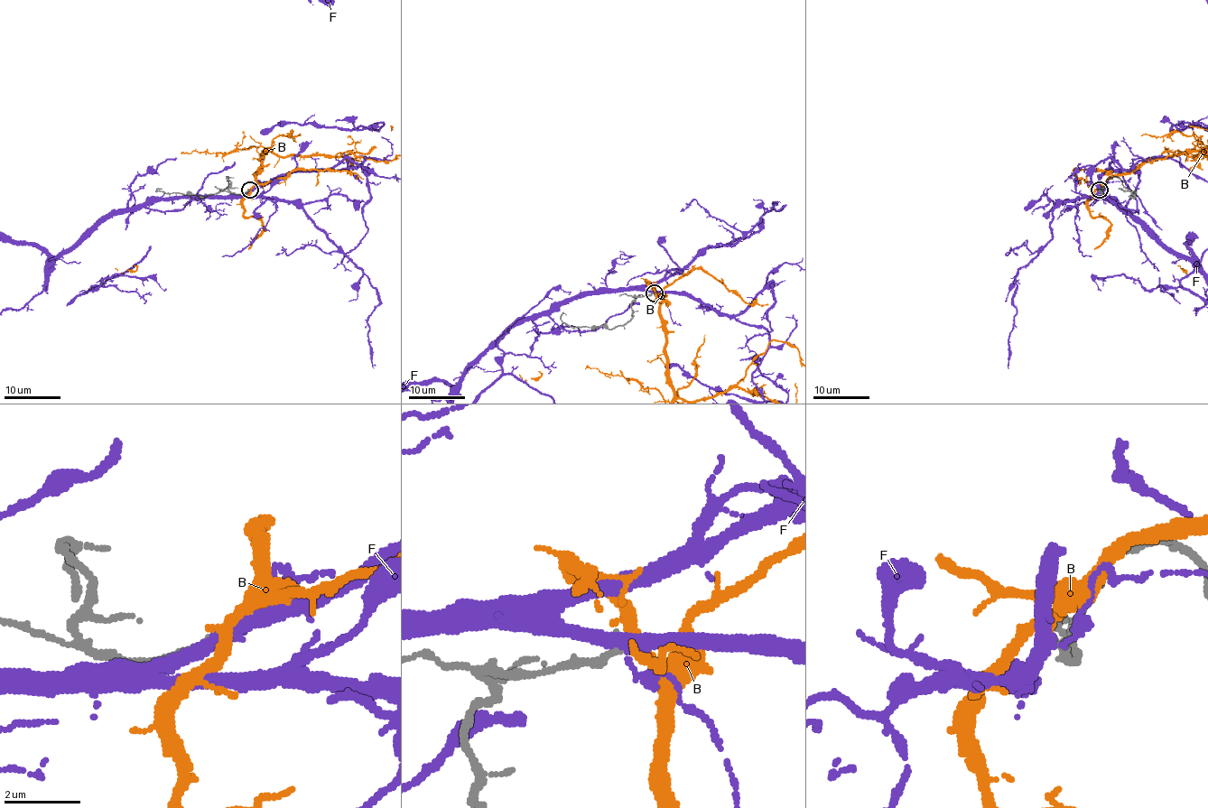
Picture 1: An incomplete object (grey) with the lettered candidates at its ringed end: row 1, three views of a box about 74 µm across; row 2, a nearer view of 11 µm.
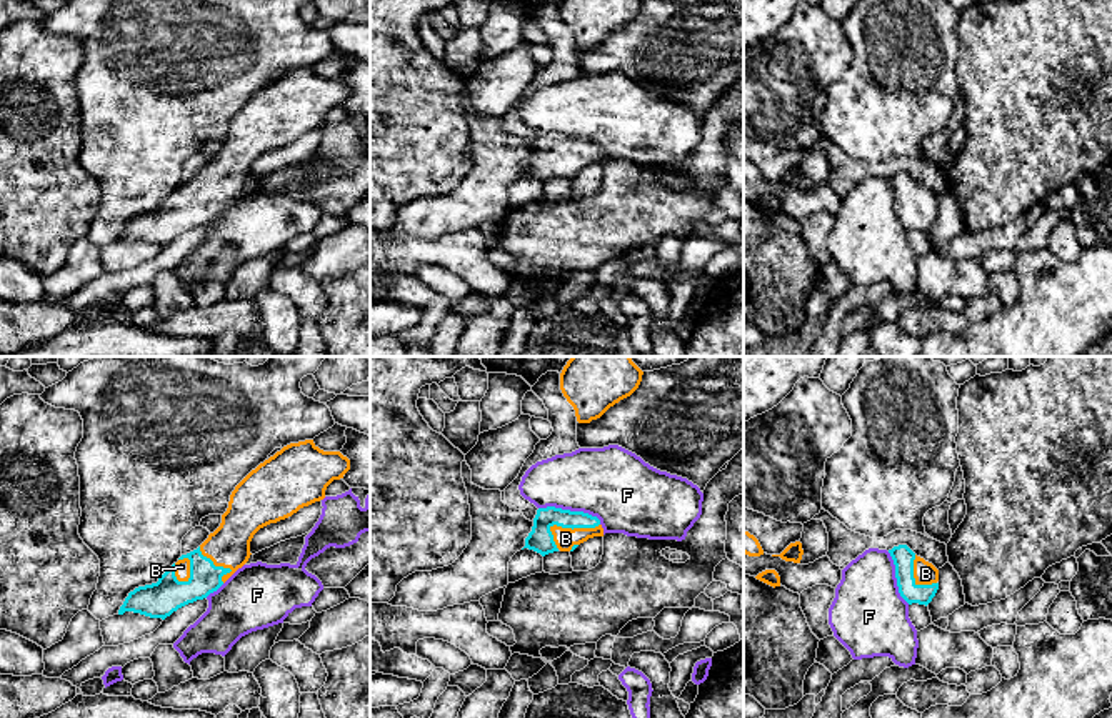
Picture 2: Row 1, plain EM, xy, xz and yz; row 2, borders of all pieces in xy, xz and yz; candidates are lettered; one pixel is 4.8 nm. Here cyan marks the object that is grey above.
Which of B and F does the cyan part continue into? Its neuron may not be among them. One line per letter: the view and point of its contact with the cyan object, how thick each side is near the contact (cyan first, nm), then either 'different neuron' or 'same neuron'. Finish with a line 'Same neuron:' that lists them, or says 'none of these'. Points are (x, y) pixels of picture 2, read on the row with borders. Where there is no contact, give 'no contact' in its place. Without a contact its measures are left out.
B: xz (574, 527) | 120/100 nm | same neuron
F: xz (569, 510) | 120/360 nm | different neuron
Same neuron: B

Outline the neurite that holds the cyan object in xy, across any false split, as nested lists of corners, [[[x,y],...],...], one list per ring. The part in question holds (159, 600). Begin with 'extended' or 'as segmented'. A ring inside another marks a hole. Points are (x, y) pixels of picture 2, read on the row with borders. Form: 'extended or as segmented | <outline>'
extended | [[[313,440],[290,443],[252,470],[232,491],[228,508],[220,526],[193,551],[182,555],[157,583],[138,586],[128,593],[118,615],[125,611],[165,620],[178,608],[207,598],[217,591],[250,558],[253,535],[280,520],[325,498],[325,490],[333,480],[343,478],[350,460],[340,451],[323,451]]]

